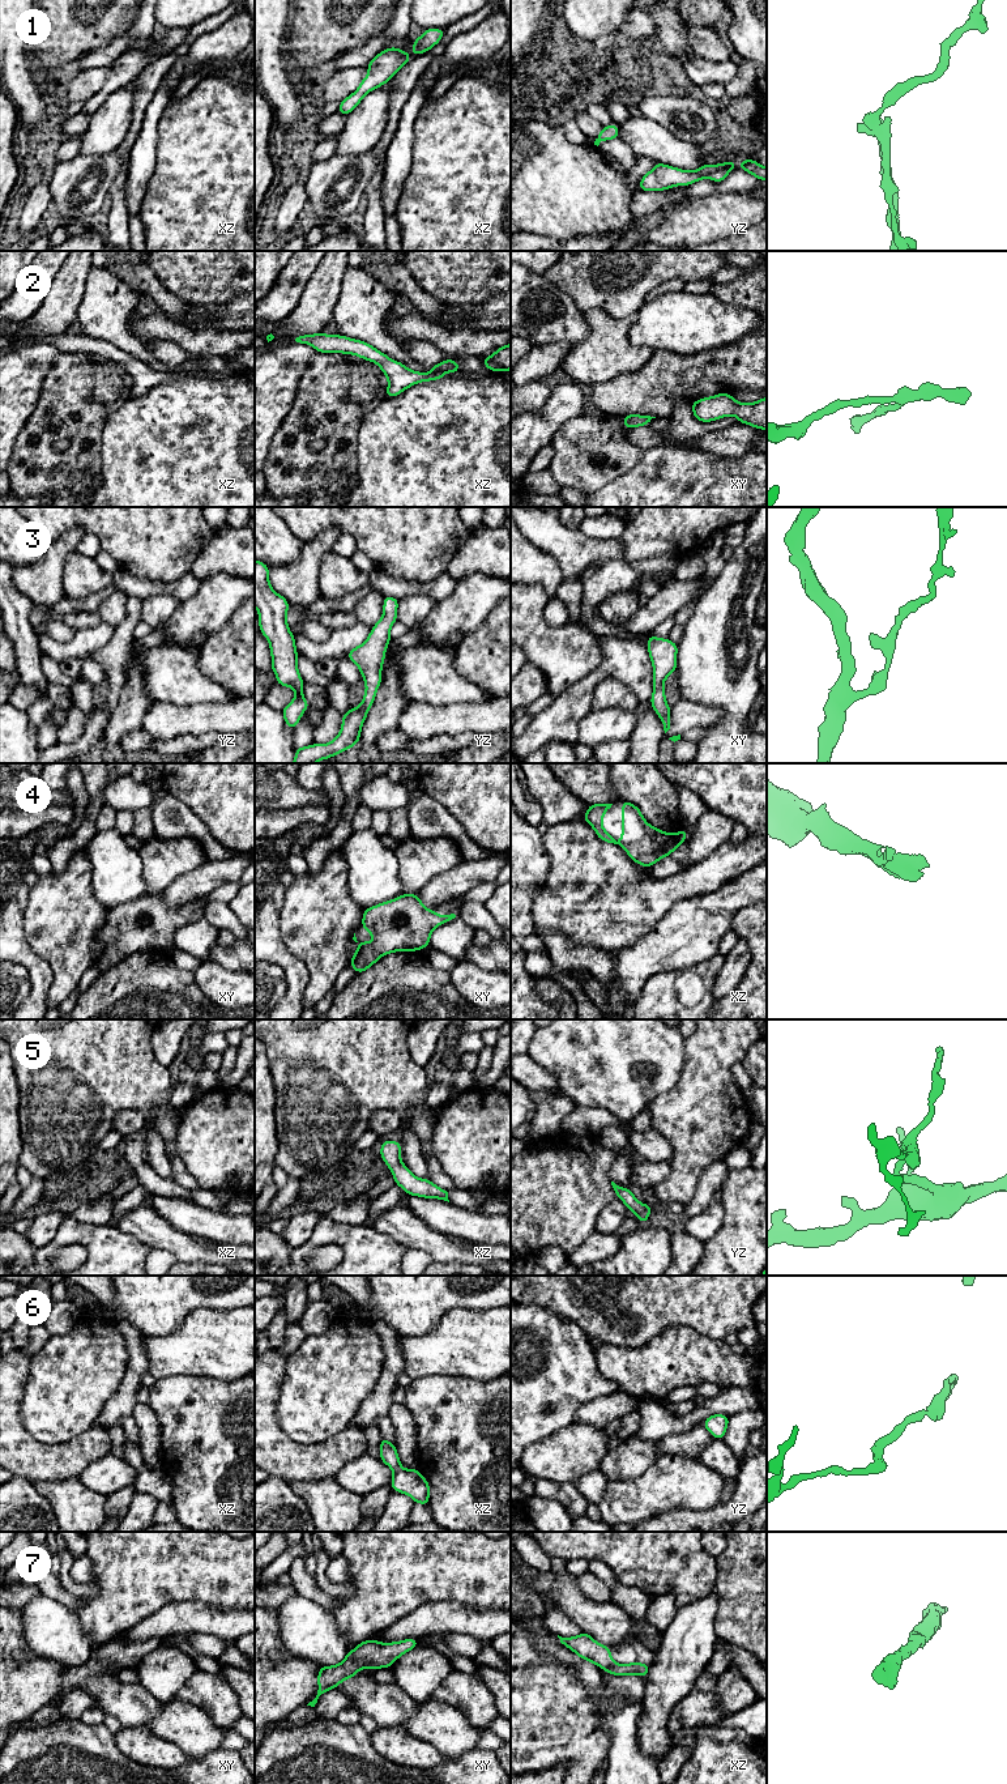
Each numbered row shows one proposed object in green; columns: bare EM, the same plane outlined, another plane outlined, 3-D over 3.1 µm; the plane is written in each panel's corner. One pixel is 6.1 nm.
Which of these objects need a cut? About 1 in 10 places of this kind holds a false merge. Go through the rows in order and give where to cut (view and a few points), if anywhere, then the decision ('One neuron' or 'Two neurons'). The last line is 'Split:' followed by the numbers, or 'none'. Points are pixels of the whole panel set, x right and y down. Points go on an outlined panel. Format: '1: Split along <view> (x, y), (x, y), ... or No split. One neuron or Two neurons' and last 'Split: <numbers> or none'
1: No split. One neuron
2: No split. One neuron
3: No split. One neuron
4: No split. One neuron
5: No split. One neuron
6: No split. One neuron
7: No split. One neuron
Split: none

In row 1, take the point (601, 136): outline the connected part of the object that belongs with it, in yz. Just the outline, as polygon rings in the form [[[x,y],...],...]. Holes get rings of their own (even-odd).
[[[613,123],[609,127],[602,127],[599,135],[597,136],[594,145],[599,145],[601,141],[603,140],[614,140],[614,139],[619,139],[619,133],[618,133],[618,124]]]

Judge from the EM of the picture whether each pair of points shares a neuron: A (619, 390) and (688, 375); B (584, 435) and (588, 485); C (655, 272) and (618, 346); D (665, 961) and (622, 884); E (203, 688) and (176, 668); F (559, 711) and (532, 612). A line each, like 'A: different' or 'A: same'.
A: same
B: same
C: different
D: different
E: same
F: different

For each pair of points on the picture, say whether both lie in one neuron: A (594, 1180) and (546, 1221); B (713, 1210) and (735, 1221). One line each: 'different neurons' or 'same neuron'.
A: same neuron
B: different neurons

